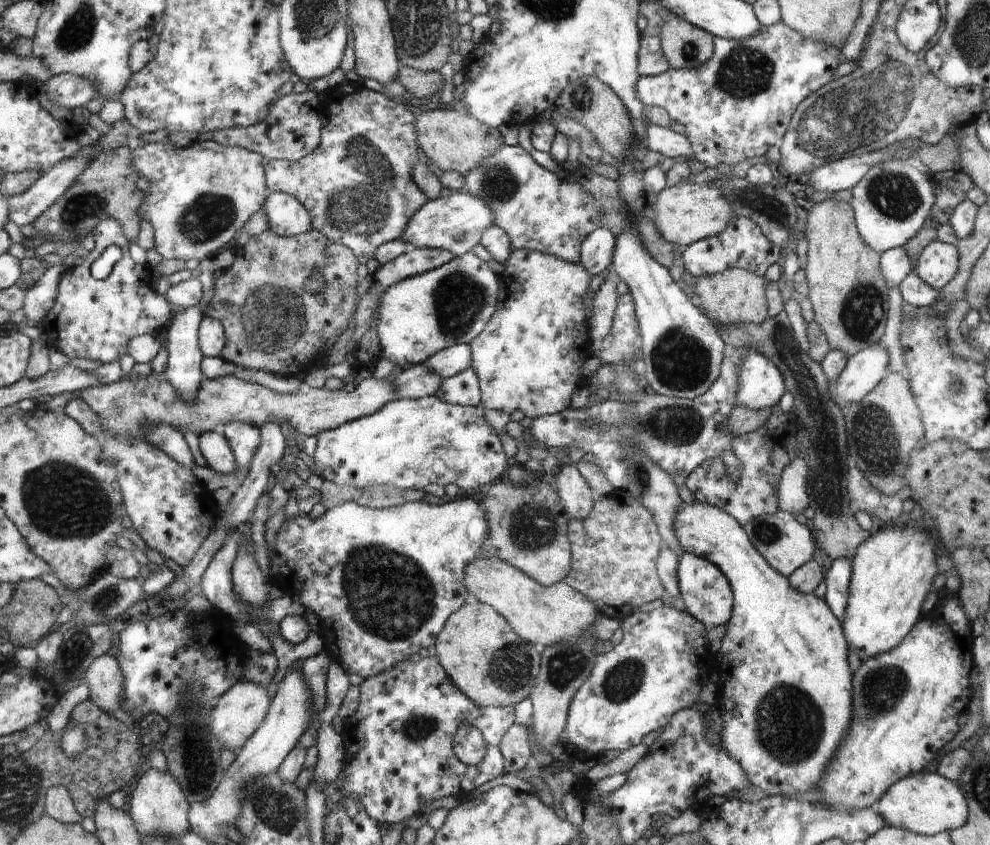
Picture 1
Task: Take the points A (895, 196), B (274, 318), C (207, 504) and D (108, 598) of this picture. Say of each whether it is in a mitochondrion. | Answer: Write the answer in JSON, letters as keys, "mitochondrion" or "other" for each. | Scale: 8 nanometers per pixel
{"A":"mitochondrion","B":"mitochondrion","C":"other","D":"mitochondrion"}

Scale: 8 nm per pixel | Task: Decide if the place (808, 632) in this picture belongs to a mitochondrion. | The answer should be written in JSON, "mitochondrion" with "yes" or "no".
{"mitochondrion":"no"}

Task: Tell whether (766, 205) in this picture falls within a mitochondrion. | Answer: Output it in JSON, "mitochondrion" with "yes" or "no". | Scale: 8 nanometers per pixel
{"mitochondrion":"yes"}

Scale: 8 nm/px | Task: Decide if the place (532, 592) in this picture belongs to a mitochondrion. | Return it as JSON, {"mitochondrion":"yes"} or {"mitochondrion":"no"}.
{"mitochondrion":"no"}

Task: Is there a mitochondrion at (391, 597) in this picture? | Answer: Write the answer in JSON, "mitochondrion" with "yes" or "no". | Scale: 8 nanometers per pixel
{"mitochondrion":"yes"}

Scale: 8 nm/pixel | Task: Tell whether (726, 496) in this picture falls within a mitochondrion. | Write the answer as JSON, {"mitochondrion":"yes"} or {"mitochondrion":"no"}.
{"mitochondrion":"no"}

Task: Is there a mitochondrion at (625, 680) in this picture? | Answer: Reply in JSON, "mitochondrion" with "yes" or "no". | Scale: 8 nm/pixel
{"mitochondrion":"yes"}

